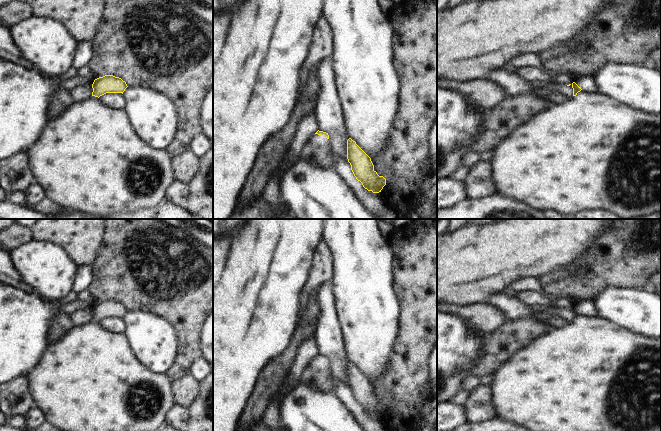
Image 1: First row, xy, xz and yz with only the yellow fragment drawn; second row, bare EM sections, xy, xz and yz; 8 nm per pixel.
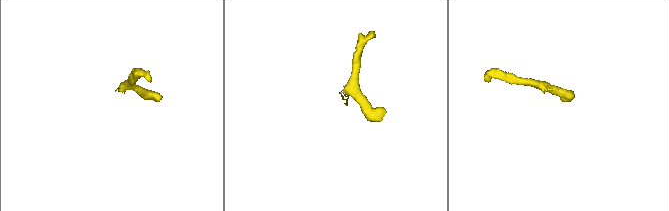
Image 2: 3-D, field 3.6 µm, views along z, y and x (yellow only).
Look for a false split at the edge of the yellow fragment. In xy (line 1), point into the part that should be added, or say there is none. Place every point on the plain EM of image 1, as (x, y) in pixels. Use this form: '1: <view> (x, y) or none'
1: xy (90, 379)

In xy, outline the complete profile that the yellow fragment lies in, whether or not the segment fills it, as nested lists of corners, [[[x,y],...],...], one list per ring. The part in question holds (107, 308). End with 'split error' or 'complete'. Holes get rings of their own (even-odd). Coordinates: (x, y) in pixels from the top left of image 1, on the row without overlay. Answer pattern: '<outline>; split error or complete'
[[[105,299],[94,304],[92,308],[92,320],[78,327],[72,327],[58,340],[50,343],[41,359],[26,375],[29,389],[36,406],[44,413],[46,420],[62,431],[154,431],[159,428],[166,419],[166,412],[175,403],[172,392],[172,384],[166,373],[157,373],[145,366],[134,354],[128,339],[124,333],[117,333],[102,326],[99,321],[106,317],[122,317],[127,312],[127,308],[119,301]]]; split error

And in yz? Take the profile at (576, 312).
[[[575,306],[572,312],[570,323],[550,328],[534,338],[492,373],[490,387],[496,417],[523,425],[531,431],[661,431],[661,336],[640,335],[599,315],[584,315]]]; split error

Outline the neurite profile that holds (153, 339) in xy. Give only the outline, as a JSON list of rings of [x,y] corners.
[[[127,311],[123,333],[139,360],[157,373],[166,373],[178,351],[174,326],[163,316],[147,311]]]

